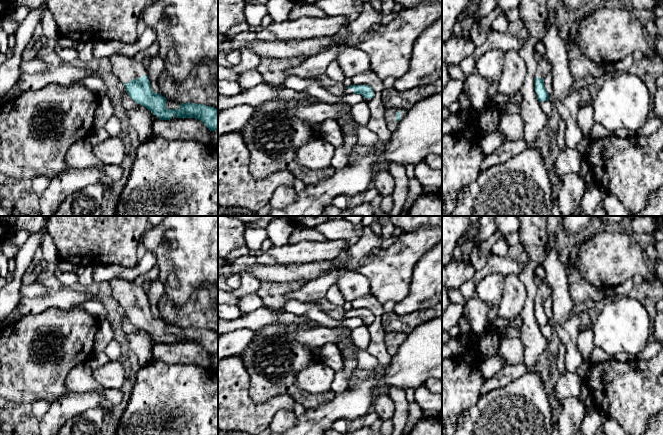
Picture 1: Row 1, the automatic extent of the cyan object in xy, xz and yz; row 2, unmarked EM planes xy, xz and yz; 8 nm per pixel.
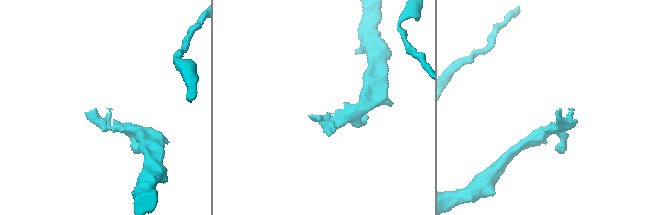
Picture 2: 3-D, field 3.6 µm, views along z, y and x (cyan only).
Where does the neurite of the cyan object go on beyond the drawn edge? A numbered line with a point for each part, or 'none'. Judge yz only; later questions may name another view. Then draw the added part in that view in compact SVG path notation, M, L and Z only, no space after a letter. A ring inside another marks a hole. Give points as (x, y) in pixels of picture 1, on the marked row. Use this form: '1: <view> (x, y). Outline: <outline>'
1: yz (544, 66). Outline: M544 56L544 58L538 61L535 78L545 79L547 74L552 71L552 63Z

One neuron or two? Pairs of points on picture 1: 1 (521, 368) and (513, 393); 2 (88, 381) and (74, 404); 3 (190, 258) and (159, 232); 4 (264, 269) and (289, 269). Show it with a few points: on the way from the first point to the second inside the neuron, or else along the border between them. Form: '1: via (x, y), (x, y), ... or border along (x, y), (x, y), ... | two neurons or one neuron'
1: border along (528, 370), (525, 374), (509, 383), (495, 388) | two neurons
2: border along (104, 388), (100, 391), (69, 391) | two neurons
3: via (179, 258), (171, 258), (157, 243) | one neuron
4: via (270, 270), (283, 270) | one neuron

